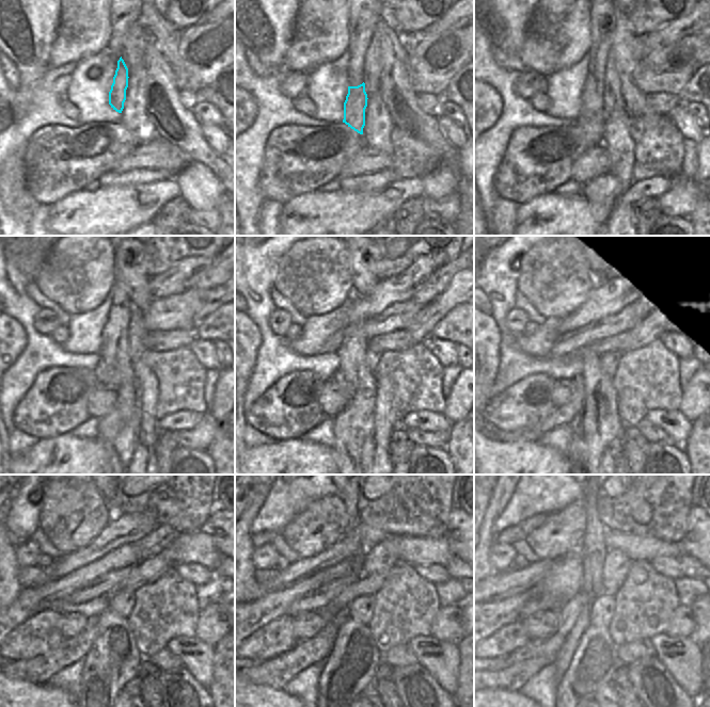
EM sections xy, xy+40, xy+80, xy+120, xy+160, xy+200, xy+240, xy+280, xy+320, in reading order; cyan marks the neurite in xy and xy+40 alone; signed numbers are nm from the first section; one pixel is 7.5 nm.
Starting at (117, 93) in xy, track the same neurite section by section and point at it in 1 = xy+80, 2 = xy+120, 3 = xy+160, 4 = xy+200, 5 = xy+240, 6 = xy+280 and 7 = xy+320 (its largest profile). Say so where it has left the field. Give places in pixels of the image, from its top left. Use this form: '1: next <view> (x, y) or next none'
1: next xy+80 (592, 124)
2: next xy+120 (103, 373)
3: next xy+160 (338, 376)
4: next xy+200 (562, 415)
5: next xy+240 (40, 670)
6: next xy+280 (275, 673)
7: next xy+320 (514, 677)

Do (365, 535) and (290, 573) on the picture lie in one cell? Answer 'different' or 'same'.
same

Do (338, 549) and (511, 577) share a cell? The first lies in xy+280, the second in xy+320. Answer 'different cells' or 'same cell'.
same cell

